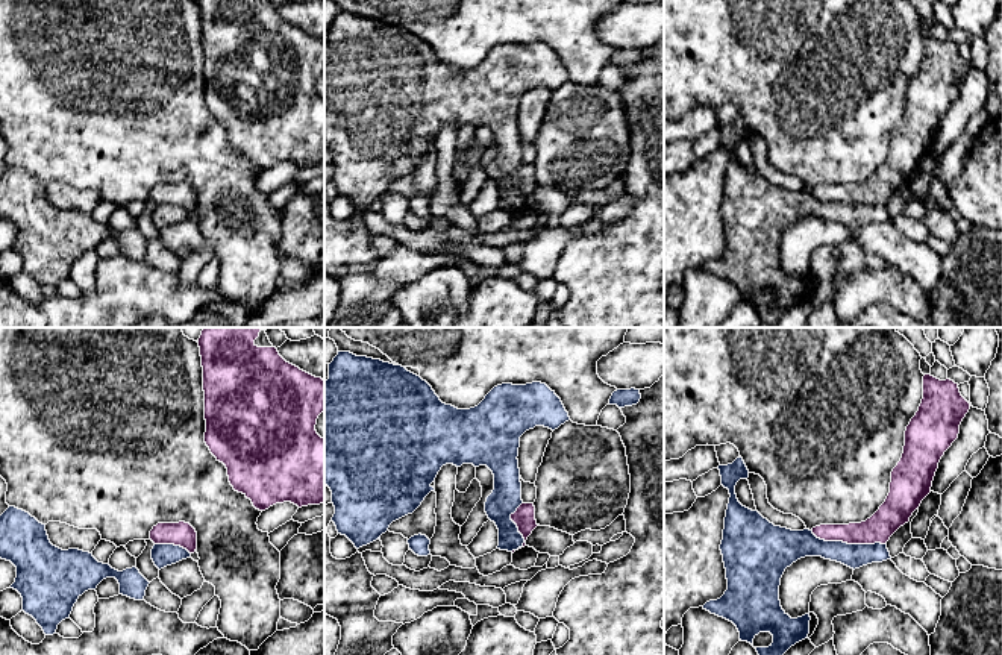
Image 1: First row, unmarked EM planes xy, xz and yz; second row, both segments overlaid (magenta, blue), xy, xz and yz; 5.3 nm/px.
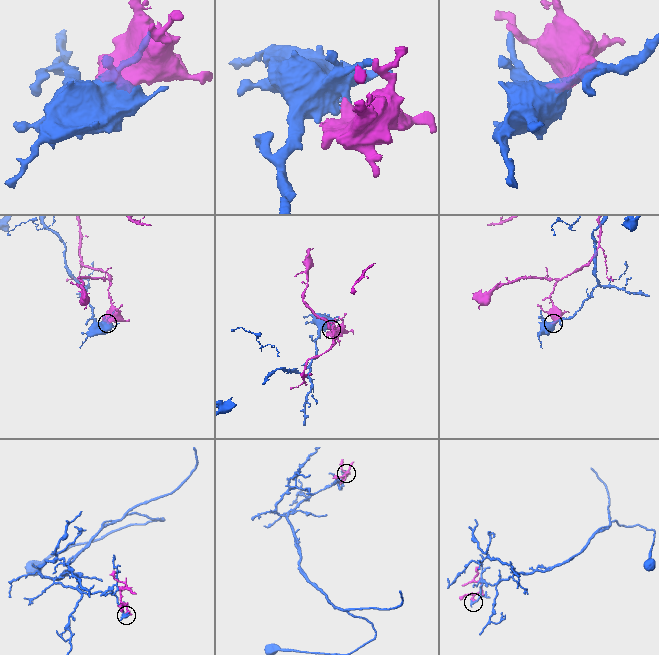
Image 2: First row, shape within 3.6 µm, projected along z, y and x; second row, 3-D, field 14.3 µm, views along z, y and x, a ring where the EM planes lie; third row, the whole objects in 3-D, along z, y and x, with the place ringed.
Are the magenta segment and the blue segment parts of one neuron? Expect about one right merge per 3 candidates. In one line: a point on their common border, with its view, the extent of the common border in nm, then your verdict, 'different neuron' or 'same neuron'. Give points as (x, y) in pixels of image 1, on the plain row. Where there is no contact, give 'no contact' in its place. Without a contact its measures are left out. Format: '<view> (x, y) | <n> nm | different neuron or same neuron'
yz (848, 203) | 400 nm | different neuron

